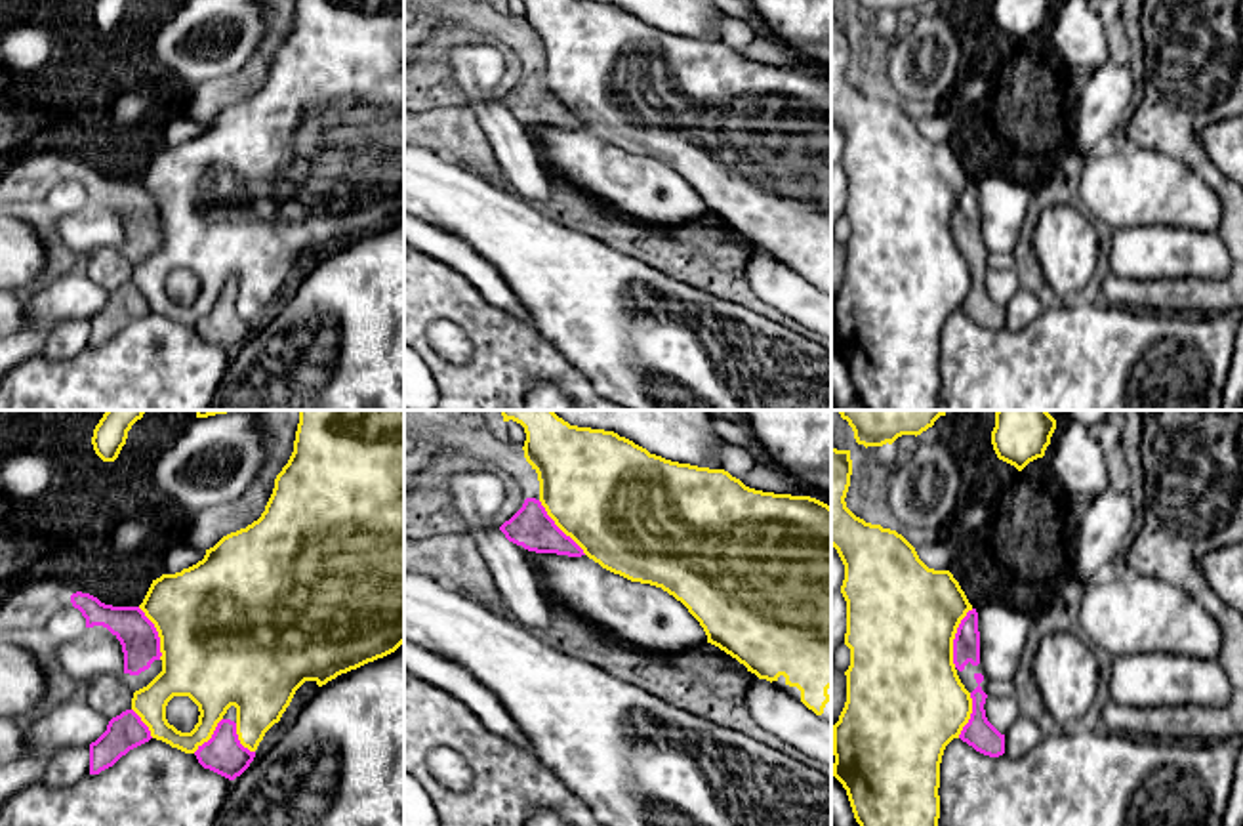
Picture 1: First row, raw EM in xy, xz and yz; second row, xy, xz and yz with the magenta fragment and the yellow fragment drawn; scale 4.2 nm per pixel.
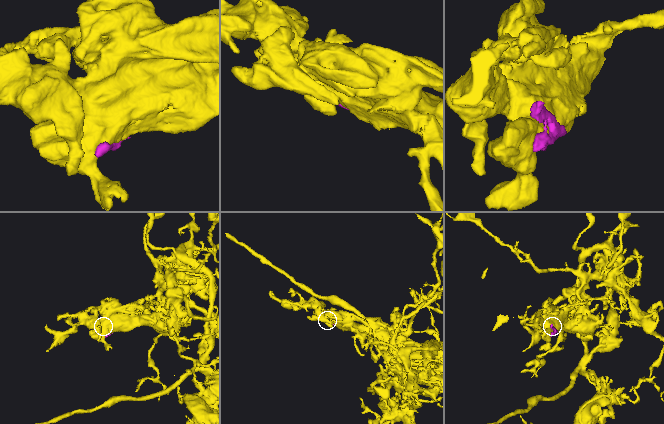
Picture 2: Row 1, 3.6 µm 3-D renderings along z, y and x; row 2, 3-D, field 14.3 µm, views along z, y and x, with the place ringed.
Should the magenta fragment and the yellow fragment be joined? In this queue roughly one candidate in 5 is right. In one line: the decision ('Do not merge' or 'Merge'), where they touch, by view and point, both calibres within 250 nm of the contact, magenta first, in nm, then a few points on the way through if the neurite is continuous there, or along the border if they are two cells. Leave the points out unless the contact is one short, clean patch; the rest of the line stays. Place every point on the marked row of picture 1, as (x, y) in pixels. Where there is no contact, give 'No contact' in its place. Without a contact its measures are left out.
Do not merge. Touches magenta at yz (956, 638). Thickness 110 nm (magenta) against 480 nm

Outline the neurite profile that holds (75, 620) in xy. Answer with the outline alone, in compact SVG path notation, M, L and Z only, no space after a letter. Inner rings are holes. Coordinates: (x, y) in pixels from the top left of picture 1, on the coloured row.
M69 601L67 609L48 622L48 630L55 639L71 641L86 630L86 618Z

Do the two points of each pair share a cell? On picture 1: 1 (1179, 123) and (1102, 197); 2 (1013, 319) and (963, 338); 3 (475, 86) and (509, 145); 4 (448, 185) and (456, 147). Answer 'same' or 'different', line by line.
1: different
2: different
3: same
4: different

